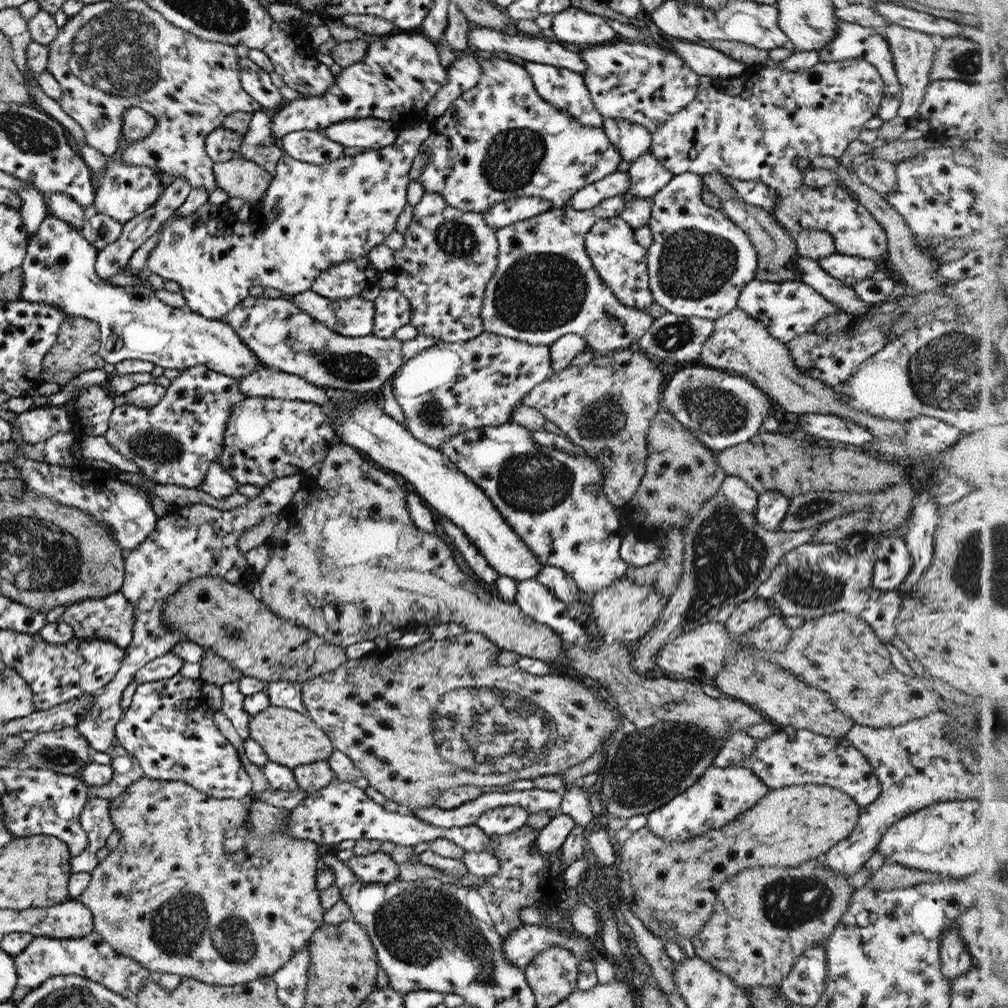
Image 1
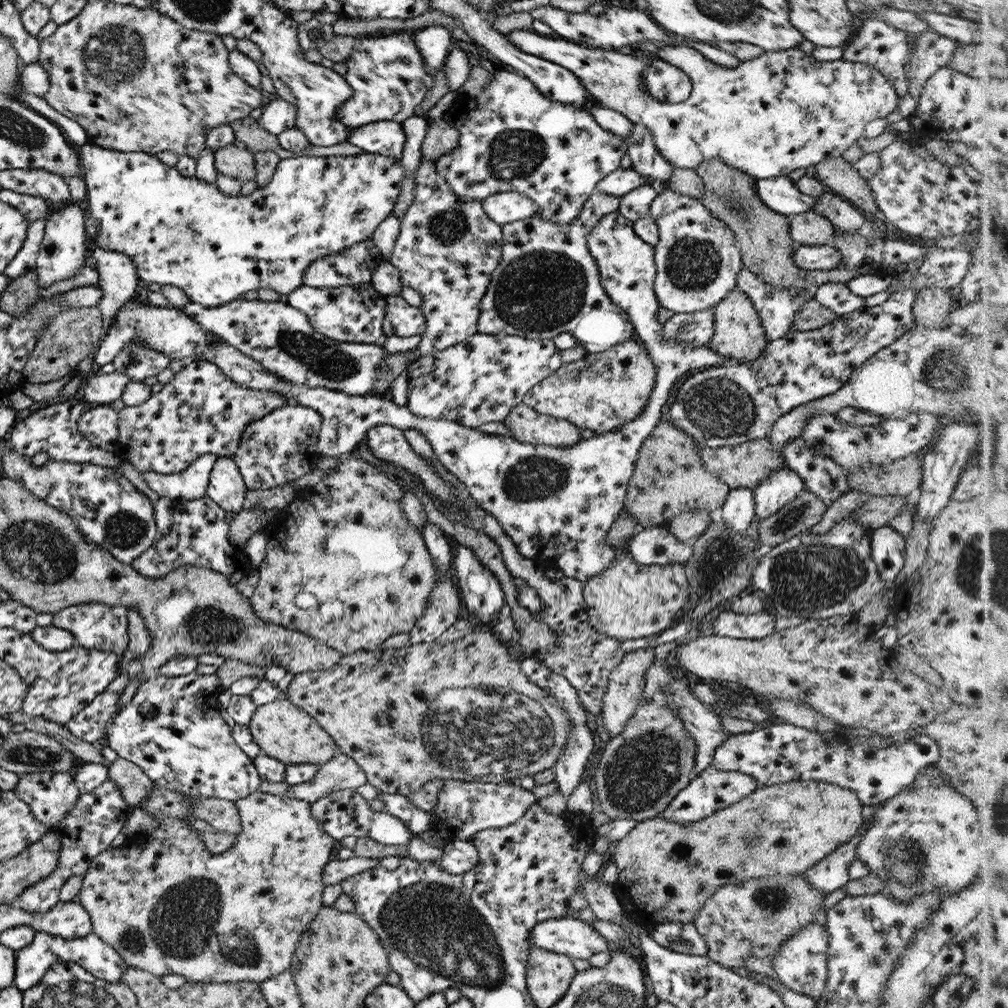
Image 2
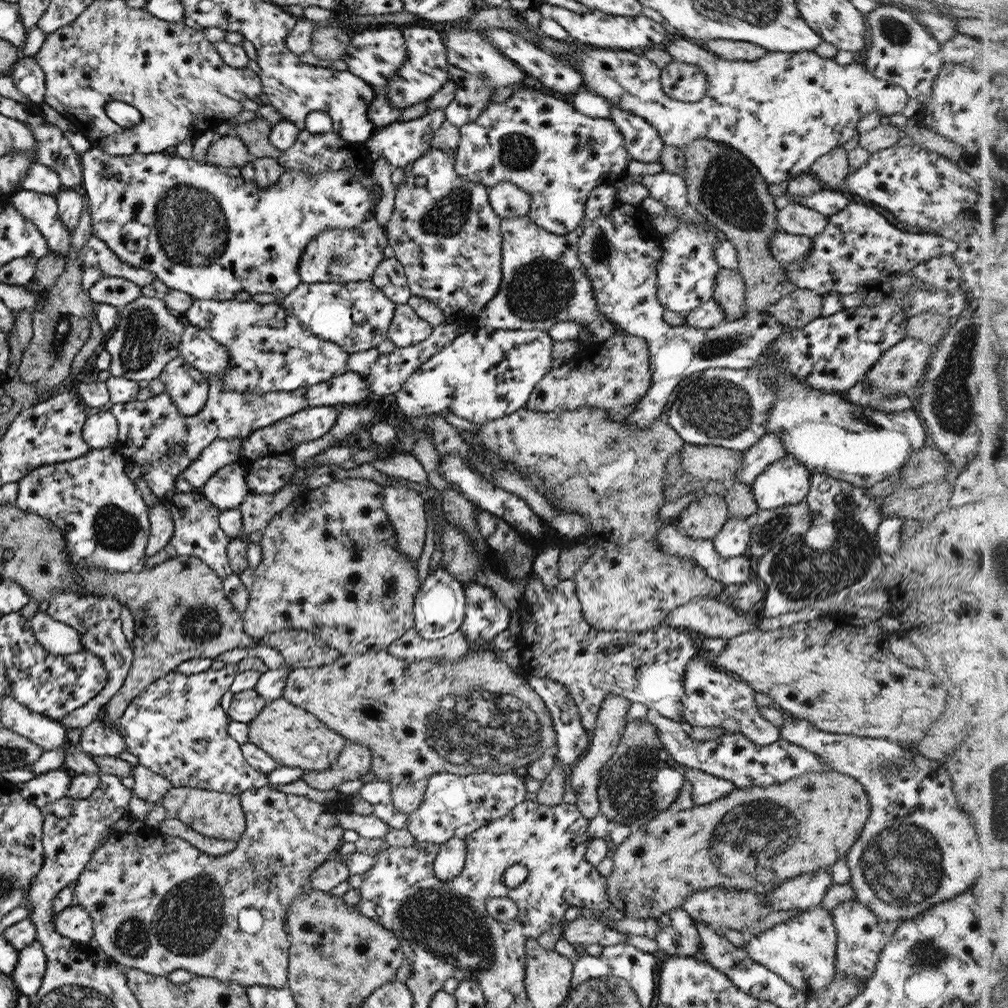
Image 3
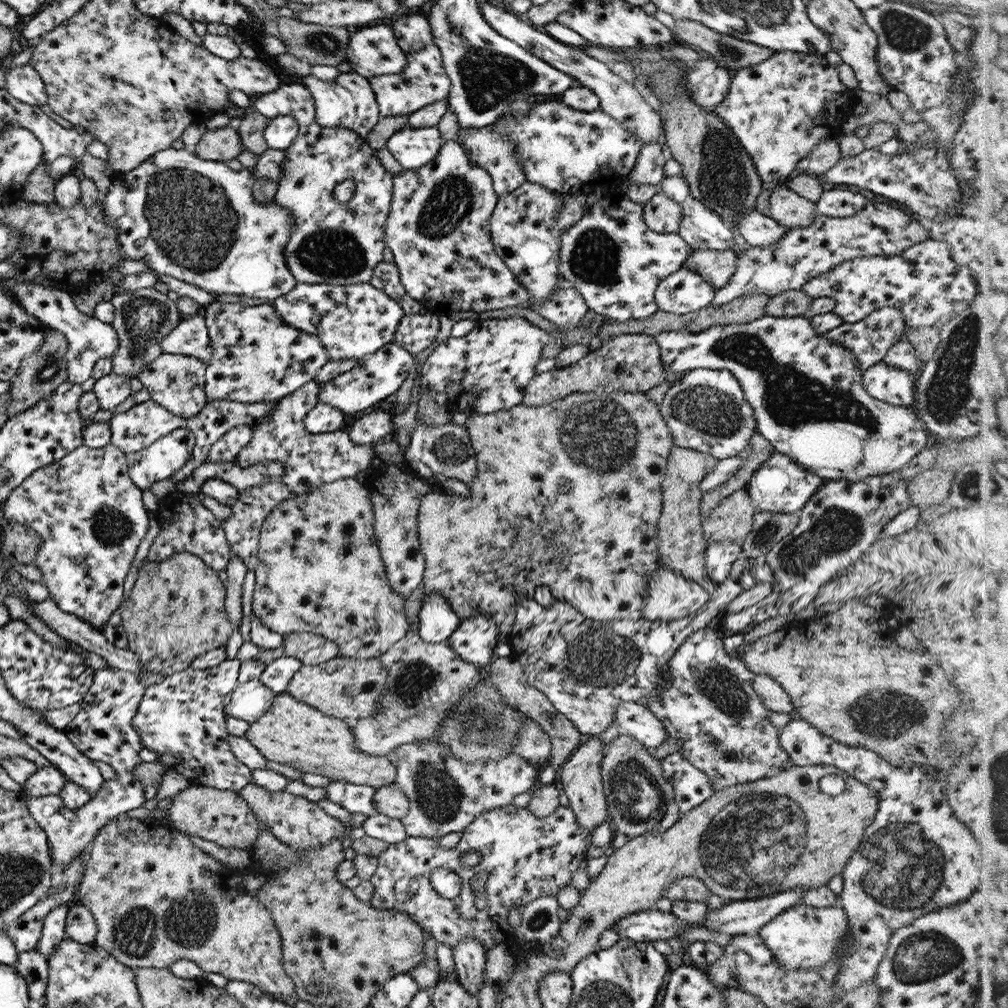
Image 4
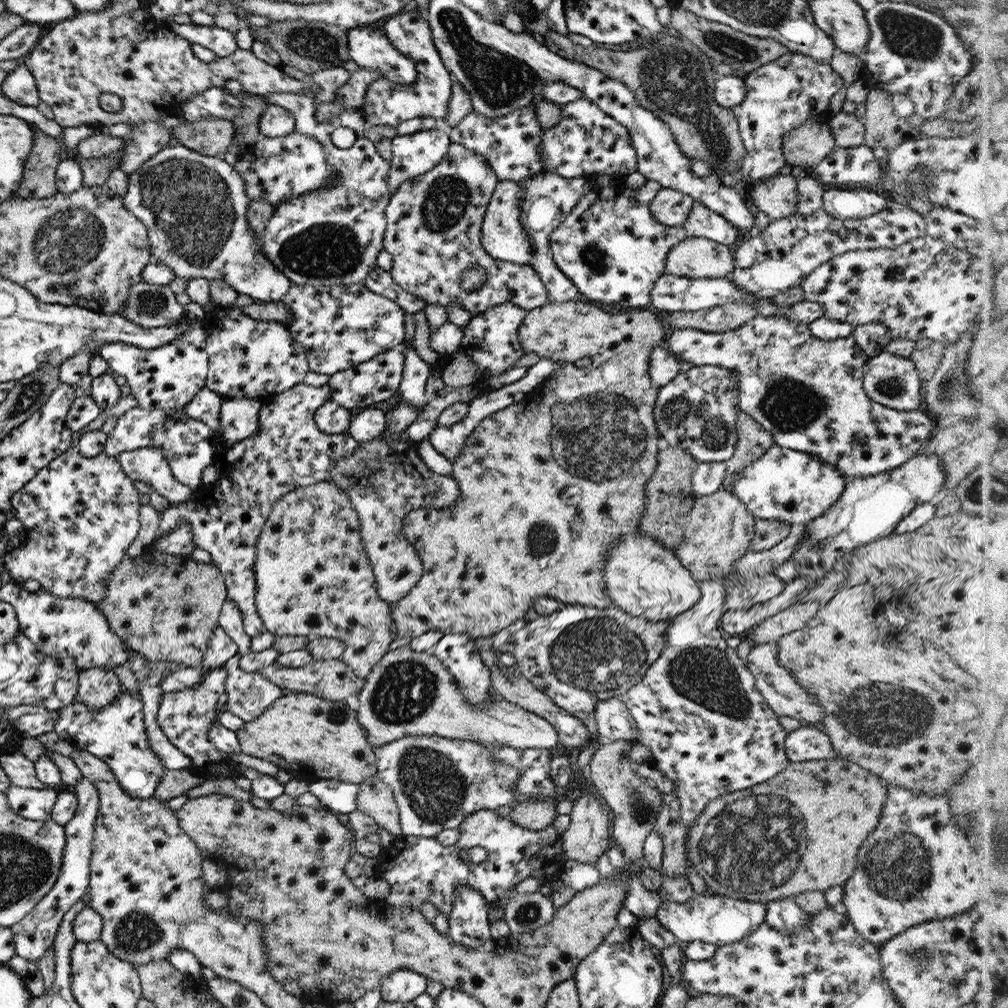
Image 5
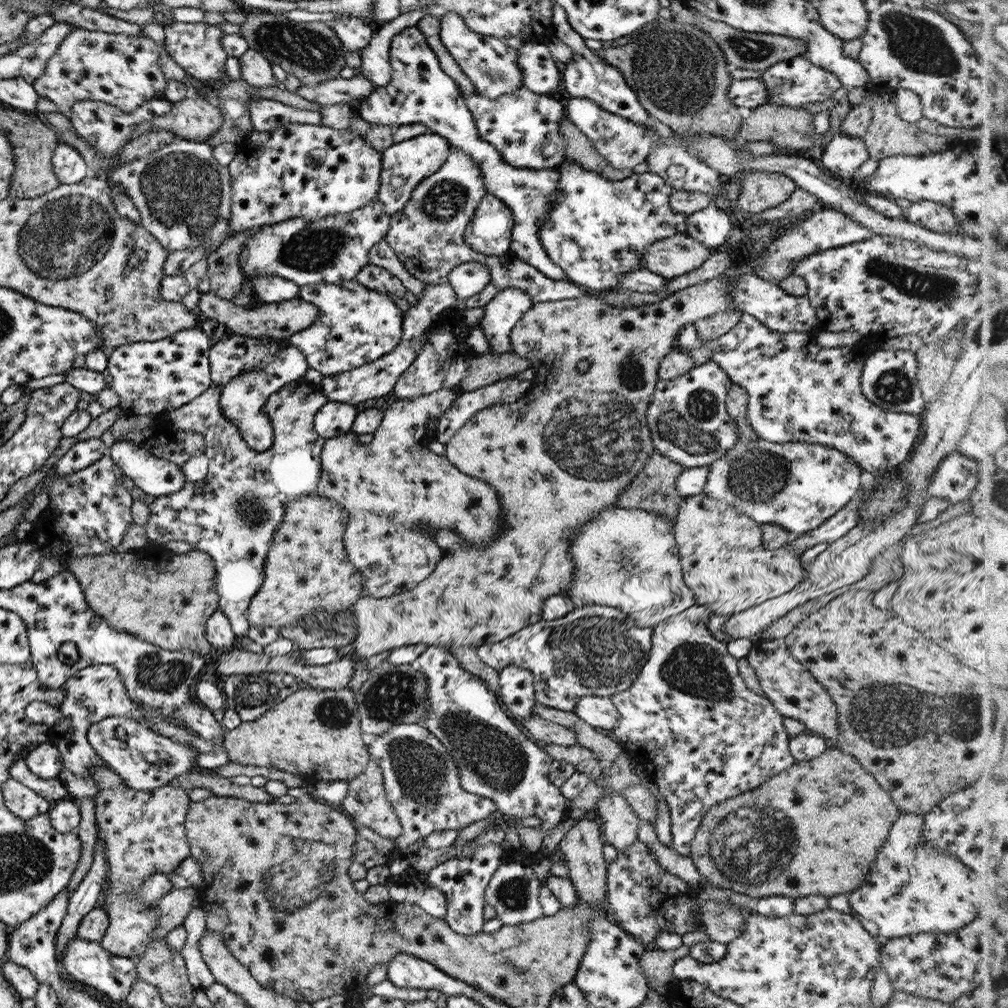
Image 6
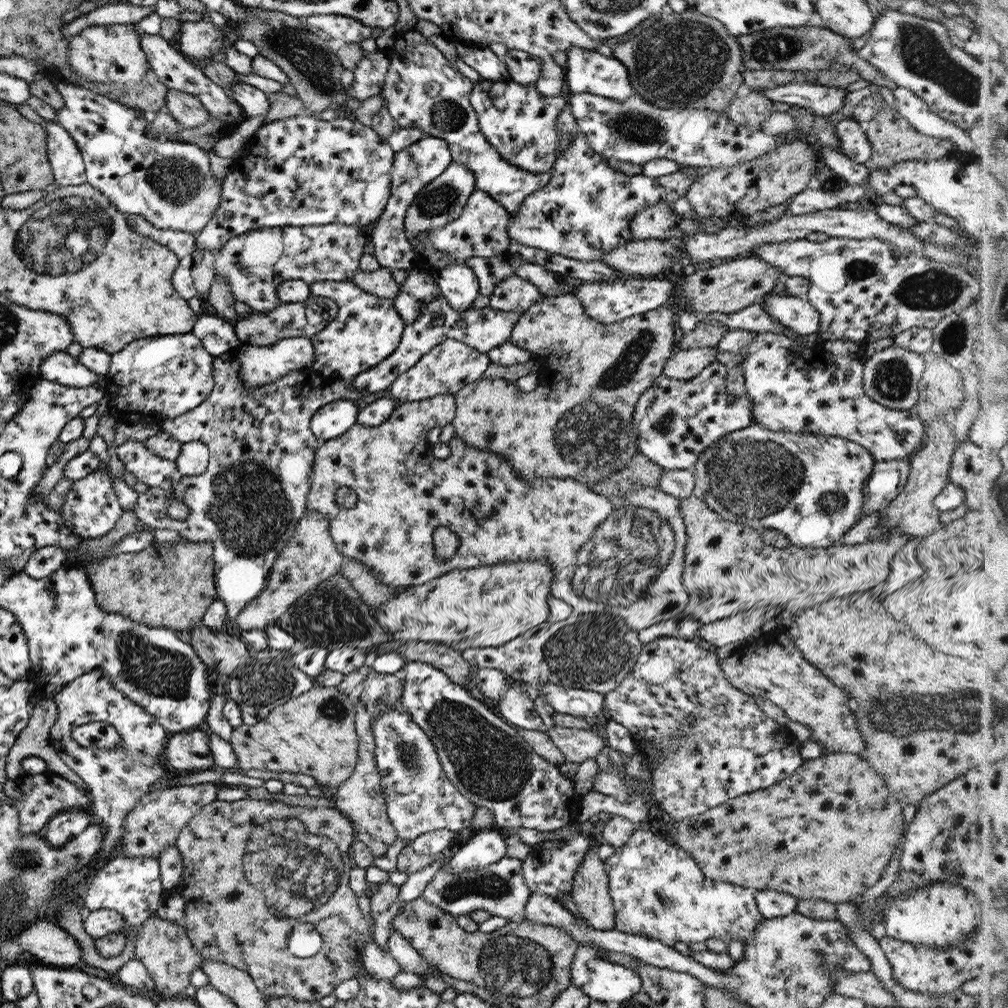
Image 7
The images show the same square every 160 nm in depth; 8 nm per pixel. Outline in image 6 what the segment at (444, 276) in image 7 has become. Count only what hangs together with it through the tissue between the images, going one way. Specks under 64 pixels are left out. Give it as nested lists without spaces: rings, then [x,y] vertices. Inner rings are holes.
[[[477,262],[459,264],[452,268],[446,277],[446,283],[455,294],[456,306],[453,309],[461,312],[465,301],[478,294],[489,283],[489,275],[489,269]]]

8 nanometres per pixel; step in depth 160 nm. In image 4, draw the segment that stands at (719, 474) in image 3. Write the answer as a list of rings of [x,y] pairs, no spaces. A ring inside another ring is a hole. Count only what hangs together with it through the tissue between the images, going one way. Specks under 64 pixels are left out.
[[[672,445],[666,467],[660,480],[661,511],[658,516],[656,551],[659,553],[662,564],[683,578],[699,583],[708,591],[712,586],[706,577],[704,552],[706,542],[703,538],[702,520],[700,514],[701,492],[698,489],[699,481],[717,464],[717,459],[707,453]]]

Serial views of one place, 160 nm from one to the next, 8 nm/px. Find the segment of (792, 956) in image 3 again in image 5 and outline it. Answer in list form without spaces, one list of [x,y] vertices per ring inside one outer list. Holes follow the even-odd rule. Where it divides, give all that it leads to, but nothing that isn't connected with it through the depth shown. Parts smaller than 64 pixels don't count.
[[[791,898],[775,899],[767,902],[764,923],[778,932],[789,934],[800,930],[808,922],[810,915],[792,901]]]

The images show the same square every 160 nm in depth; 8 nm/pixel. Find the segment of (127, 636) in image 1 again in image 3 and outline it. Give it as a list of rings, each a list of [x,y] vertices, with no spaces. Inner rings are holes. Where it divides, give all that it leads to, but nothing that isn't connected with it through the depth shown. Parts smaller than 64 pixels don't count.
[[[73,592],[52,594],[48,600],[48,605],[44,613],[49,618],[62,622],[73,628],[73,630],[76,630],[79,633],[84,650],[98,656],[107,673],[107,682],[97,693],[96,697],[86,702],[84,706],[65,714],[59,720],[64,730],[69,728],[81,729],[91,725],[95,717],[99,715],[99,712],[103,711],[106,702],[113,697],[113,694],[117,692],[117,689],[125,680],[132,661],[132,649],[128,647],[127,639],[122,633],[119,607],[120,604],[112,596],[94,597],[93,595],[89,595],[87,597],[80,597]]]

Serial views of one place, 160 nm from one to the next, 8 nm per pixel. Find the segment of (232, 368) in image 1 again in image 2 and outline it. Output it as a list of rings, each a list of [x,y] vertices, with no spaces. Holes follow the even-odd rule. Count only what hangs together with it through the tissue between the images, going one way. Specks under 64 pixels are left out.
[[[69,202],[63,207],[52,209],[44,225],[43,240],[32,271],[37,276],[38,291],[46,289],[54,282],[73,278],[78,268],[85,266],[85,259],[90,253],[85,248],[86,232],[84,232],[85,212],[79,203]],[[134,295],[125,301],[118,311],[112,316],[112,323],[102,338],[97,353],[94,356],[95,368],[111,363],[117,353],[125,348],[130,342],[144,344],[147,349],[169,357],[171,362],[179,361],[183,365],[194,362],[212,342],[210,334],[197,324],[196,320],[189,318],[181,309],[171,306],[153,306],[147,301],[142,301],[139,295]]]

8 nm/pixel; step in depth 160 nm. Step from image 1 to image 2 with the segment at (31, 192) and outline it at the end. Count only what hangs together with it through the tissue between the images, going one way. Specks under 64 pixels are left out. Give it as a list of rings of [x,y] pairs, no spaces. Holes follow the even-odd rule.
[[[45,219],[29,221],[29,228],[27,228],[27,236],[25,236],[23,246],[3,271],[2,275],[5,278],[13,280],[13,278],[23,276],[27,271],[34,268],[37,252],[39,252],[43,240],[45,224]]]

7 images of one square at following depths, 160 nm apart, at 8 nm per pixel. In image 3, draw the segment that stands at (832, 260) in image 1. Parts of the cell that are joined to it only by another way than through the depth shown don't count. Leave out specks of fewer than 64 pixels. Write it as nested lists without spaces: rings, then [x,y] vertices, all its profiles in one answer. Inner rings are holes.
[[[775,231],[769,237],[769,254],[782,266],[789,263],[801,263],[811,251],[811,238]]]

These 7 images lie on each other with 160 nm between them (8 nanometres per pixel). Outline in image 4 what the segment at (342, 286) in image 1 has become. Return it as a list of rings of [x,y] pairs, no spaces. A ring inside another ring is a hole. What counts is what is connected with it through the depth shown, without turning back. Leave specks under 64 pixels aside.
[[[283,82],[271,92],[266,92],[258,96],[252,96],[250,99],[250,110],[255,110],[259,114],[266,116],[268,119],[273,118],[277,115],[291,115],[298,126],[298,133],[295,134],[293,142],[286,148],[284,152],[284,158],[282,160],[282,173],[280,174],[280,179],[278,180],[278,187],[273,200],[282,207],[288,208],[293,216],[293,231],[289,235],[289,241],[283,249],[283,260],[285,260],[285,266],[289,269],[292,274],[292,278],[296,283],[303,284],[331,284],[331,285],[349,285],[349,284],[360,284],[368,283],[372,276],[373,267],[375,267],[379,262],[382,262],[382,251],[385,248],[383,240],[383,228],[384,222],[387,219],[387,214],[389,210],[389,203],[391,202],[392,195],[392,176],[390,172],[384,169],[384,166],[380,165],[378,158],[376,157],[376,149],[371,148],[367,143],[365,137],[359,136],[356,132],[349,130],[348,128],[334,127],[331,130],[325,127],[320,127],[314,119],[314,104],[312,101],[312,96],[307,92],[307,89],[301,84]],[[350,180],[354,184],[353,196],[347,201],[341,204],[336,202],[332,197],[332,190],[336,184],[341,181]]]

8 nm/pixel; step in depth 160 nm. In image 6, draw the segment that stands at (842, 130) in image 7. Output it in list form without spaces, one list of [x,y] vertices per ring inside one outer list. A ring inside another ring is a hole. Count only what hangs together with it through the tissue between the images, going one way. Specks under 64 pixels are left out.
[[[839,132],[826,142],[816,163],[829,175],[841,179],[854,178],[855,171],[868,159],[864,142],[855,136]]]

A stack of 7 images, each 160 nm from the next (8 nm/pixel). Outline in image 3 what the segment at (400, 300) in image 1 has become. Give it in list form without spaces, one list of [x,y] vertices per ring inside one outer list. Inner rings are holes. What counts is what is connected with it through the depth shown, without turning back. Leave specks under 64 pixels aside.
[[[407,303],[398,304],[394,306],[388,324],[387,339],[394,342],[396,348],[407,348],[406,346],[425,340],[431,331],[431,325],[417,317]]]

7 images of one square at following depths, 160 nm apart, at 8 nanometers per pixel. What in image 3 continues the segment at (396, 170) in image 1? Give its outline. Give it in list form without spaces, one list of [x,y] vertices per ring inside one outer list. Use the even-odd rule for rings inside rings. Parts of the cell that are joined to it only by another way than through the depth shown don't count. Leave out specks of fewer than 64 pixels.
[[[89,147],[80,156],[82,184],[80,191],[83,193],[86,204],[89,207],[89,215],[91,215],[91,235],[101,240],[107,249],[115,255],[121,263],[125,263],[135,268],[144,268],[152,272],[159,282],[162,282],[169,290],[183,292],[193,299],[198,300],[232,300],[235,294],[246,292],[249,295],[255,294],[271,294],[276,297],[277,301],[283,299],[291,290],[300,284],[299,276],[297,276],[297,263],[301,259],[301,253],[305,249],[305,245],[320,236],[327,229],[353,229],[357,227],[359,222],[365,221],[365,217],[370,214],[374,208],[374,196],[367,185],[364,185],[357,175],[354,175],[347,169],[331,170],[323,169],[316,175],[308,177],[305,171],[301,169],[285,169],[280,174],[279,181],[272,184],[269,188],[260,189],[253,180],[243,180],[241,176],[231,177],[225,173],[219,173],[214,165],[206,162],[194,161],[177,156],[175,153],[167,153],[165,151],[145,153],[133,153],[129,156],[113,156],[103,152],[99,147]],[[135,222],[147,228],[147,244],[143,248],[143,242],[137,242],[137,246],[125,246],[121,236],[121,228],[124,224]]]

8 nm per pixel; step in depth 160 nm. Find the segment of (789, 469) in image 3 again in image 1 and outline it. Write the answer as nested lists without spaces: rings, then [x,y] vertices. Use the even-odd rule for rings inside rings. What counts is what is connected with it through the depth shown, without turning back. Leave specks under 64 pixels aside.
[[[766,490],[757,497],[754,520],[765,530],[777,531],[787,512],[790,499],[776,490]]]

